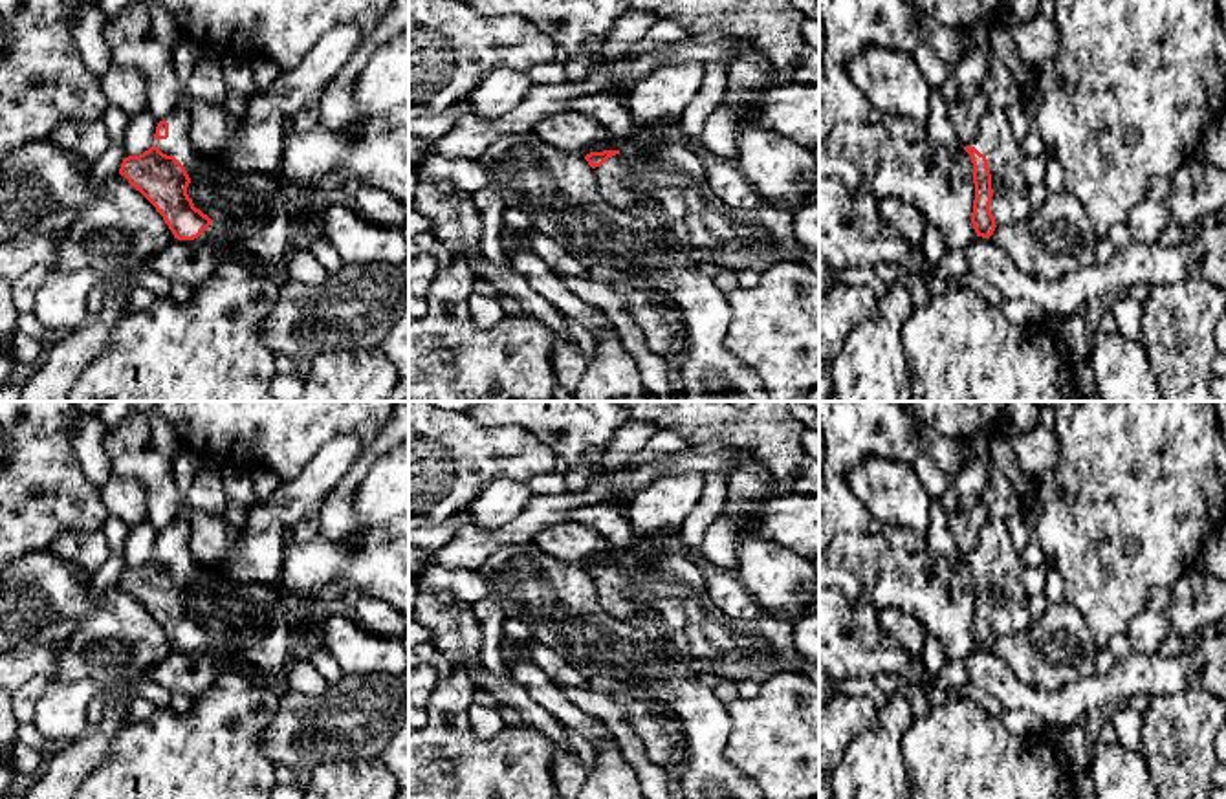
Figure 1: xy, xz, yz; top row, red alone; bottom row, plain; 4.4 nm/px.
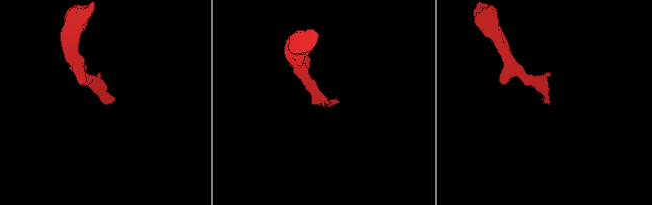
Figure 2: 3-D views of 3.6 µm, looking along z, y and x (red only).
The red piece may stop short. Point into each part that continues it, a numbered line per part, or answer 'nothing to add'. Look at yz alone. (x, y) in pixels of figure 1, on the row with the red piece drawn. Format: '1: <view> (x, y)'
1: yz (1008, 206)

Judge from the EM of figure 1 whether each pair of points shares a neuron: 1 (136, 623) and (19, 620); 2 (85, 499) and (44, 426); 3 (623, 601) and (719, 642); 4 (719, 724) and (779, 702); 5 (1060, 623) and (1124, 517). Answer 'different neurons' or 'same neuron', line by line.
1: same neuron
2: same neuron
3: same neuron
4: different neurons
5: different neurons

